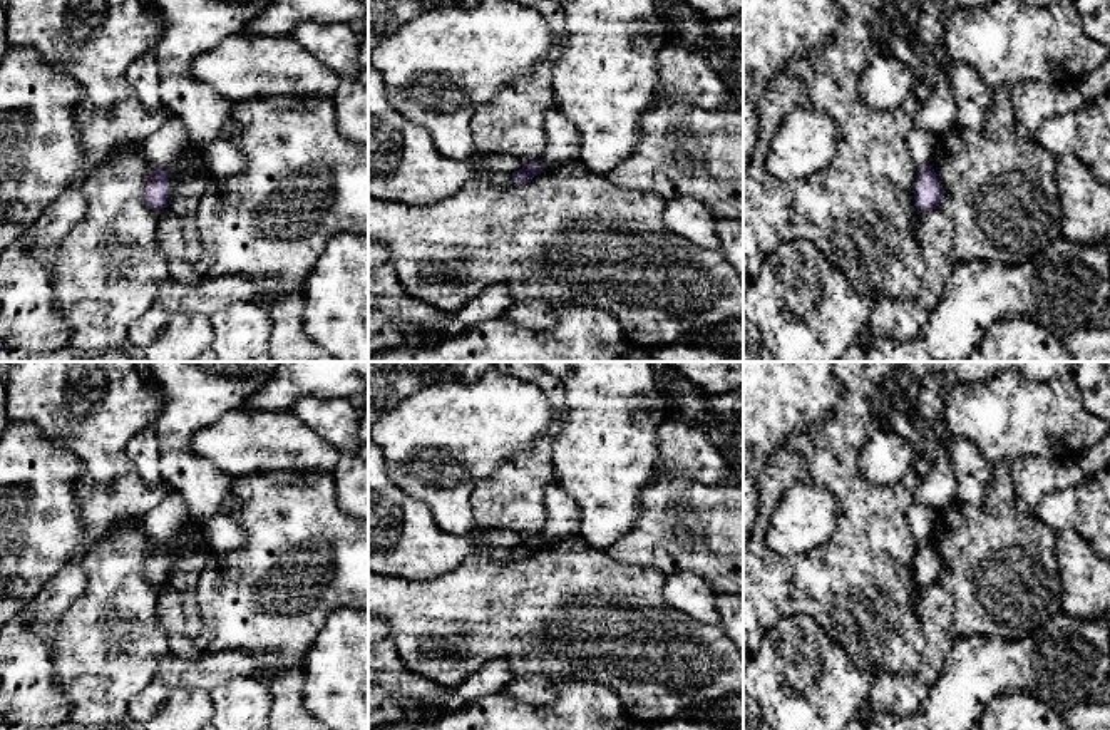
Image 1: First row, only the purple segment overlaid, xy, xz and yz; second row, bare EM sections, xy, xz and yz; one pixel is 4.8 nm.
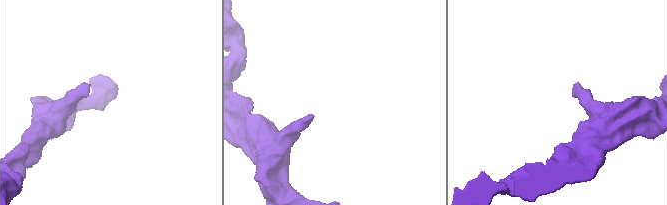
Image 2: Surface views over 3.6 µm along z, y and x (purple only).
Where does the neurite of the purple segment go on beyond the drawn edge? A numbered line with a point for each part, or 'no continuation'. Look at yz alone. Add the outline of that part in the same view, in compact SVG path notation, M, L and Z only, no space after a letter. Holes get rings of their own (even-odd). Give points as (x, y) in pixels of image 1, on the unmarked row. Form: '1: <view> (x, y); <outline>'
no continuation

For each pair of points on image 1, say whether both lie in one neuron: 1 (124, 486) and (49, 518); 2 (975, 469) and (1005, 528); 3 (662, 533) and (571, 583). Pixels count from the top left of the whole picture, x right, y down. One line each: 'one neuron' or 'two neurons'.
1: two neurons
2: two neurons
3: two neurons

